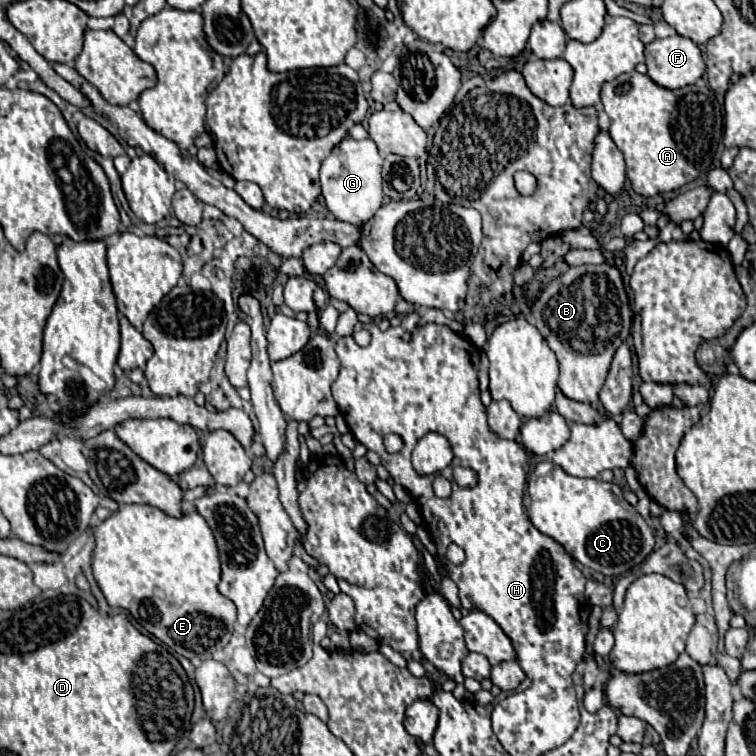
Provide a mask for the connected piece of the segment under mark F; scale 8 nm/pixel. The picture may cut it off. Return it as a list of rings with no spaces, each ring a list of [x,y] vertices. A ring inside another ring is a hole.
[[[672,35],[648,43],[644,57],[650,79],[666,89],[692,85],[706,73],[700,47],[682,35]]]

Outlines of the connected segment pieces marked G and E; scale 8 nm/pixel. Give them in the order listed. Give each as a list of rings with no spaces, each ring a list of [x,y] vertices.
[[[346,137],[342,143],[338,143],[332,149],[332,153],[324,159],[320,169],[322,195],[326,199],[328,211],[334,213],[336,219],[354,225],[362,225],[368,219],[372,219],[383,202],[383,178],[380,171],[382,171],[382,157],[372,139],[356,141],[352,137]]]
[[[148,503],[120,505],[116,513],[96,525],[94,537],[96,549],[92,569],[110,607],[128,609],[146,631],[188,659],[204,659],[214,649],[228,645],[236,623],[236,607],[218,591],[220,555],[216,539],[196,509],[172,517]]]

